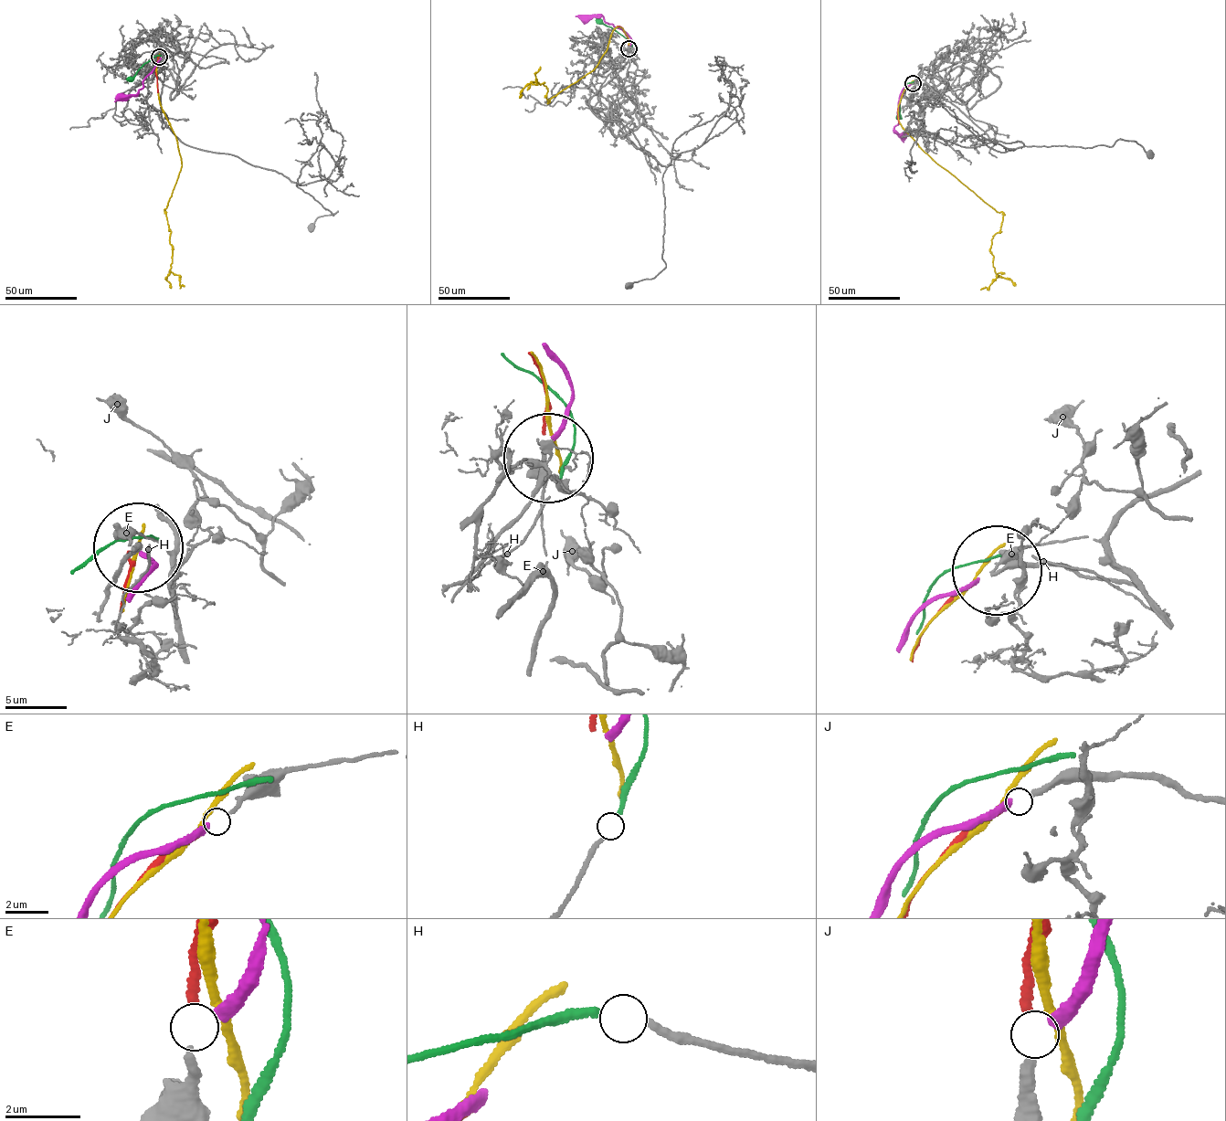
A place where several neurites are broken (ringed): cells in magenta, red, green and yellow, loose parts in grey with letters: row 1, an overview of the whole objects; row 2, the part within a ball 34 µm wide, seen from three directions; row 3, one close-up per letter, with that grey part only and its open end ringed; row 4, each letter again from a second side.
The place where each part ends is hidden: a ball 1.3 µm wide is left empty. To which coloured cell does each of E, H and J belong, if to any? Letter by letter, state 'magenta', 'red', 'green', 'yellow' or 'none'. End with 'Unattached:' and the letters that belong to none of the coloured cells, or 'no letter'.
E: red
H: green
J: magenta
Unattached: no letter

